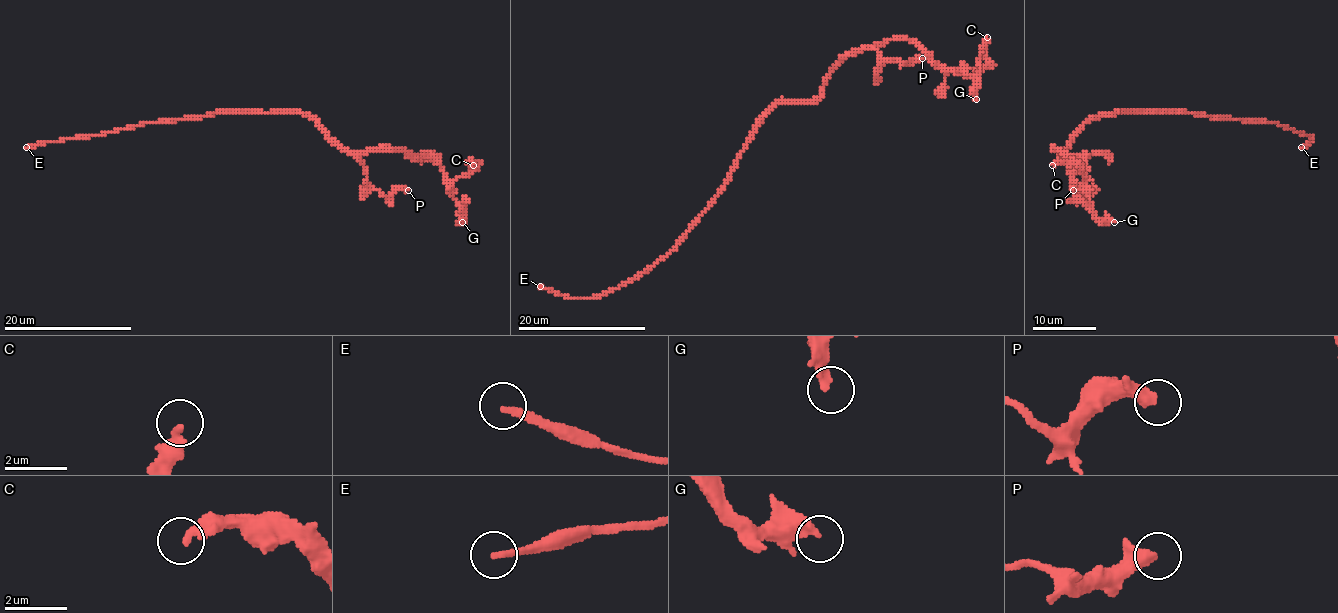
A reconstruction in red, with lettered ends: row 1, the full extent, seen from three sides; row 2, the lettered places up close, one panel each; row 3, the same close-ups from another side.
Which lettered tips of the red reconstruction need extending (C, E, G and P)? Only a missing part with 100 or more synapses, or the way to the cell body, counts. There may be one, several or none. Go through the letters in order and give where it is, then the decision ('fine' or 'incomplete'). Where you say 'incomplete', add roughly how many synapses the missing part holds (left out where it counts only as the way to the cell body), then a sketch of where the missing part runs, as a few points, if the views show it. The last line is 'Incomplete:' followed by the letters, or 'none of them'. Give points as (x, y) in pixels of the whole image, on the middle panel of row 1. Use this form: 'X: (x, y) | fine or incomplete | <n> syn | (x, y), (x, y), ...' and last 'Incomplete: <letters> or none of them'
C: (987, 37) | fine
E: (540, 286) | incomplete | 350 syn
G: (976, 99) | fine
P: (922, 58) | fine
Incomplete: E

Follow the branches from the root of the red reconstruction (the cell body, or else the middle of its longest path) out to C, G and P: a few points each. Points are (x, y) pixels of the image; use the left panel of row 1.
C: (251, 112), (307, 114), (350, 150), (401, 149), (430, 157), (449, 179), (465, 176), (470, 162), (473, 165)
G: (251, 112), (307, 114), (355, 152), (401, 149), (430, 157), (444, 173), (462, 222)
P: (251, 112), (307, 114), (364, 166), (366, 181), (374, 189), (384, 195), (400, 189), (408, 190)

